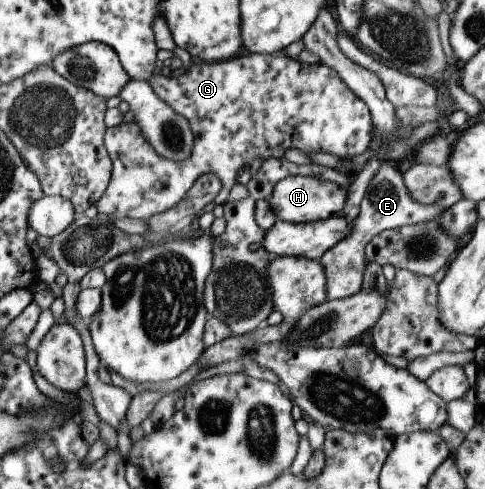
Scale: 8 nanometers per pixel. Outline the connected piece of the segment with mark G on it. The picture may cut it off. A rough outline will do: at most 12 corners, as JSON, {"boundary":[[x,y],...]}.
{"boundary":[[284,51],[193,61],[148,83],[188,121],[190,157],[107,128],[99,217],[150,219],[201,175],[288,149],[370,148],[369,107]]}

